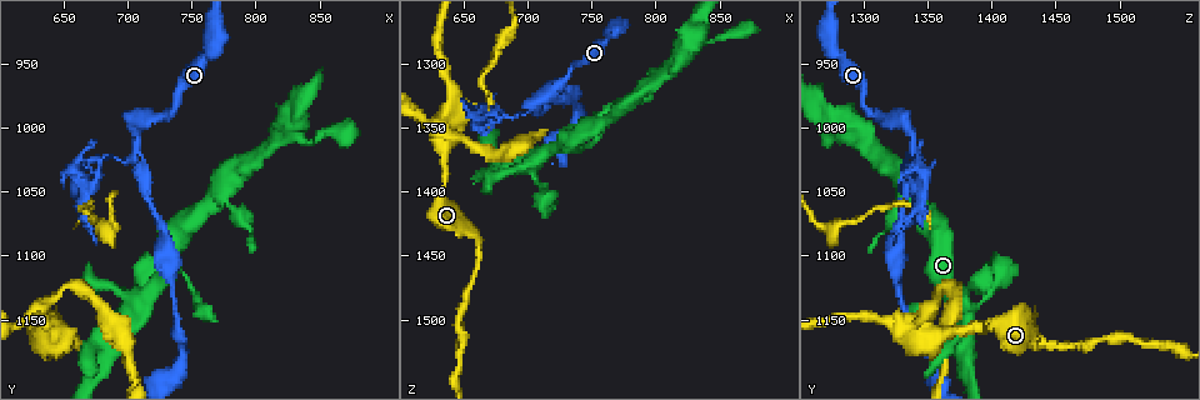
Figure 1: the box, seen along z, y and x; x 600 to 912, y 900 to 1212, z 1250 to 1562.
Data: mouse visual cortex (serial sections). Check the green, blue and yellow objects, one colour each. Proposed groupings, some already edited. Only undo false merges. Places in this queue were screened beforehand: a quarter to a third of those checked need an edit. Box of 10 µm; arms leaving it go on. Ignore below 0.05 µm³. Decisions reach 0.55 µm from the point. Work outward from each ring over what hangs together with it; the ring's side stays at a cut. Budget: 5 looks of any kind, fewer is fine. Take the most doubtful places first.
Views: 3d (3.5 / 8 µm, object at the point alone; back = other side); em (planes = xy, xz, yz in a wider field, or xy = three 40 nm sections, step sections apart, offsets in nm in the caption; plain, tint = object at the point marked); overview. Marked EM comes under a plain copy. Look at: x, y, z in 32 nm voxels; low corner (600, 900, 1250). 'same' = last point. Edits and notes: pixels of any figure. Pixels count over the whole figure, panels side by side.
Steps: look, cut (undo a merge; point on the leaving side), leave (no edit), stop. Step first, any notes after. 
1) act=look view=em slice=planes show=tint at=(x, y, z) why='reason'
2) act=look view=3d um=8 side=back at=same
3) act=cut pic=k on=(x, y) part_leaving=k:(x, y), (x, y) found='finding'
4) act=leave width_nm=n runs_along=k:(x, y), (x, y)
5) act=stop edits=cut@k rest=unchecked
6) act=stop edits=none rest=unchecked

act=look view=3d um=3.5 at=(678, 1026, 1342) why='side arm on a straight run'

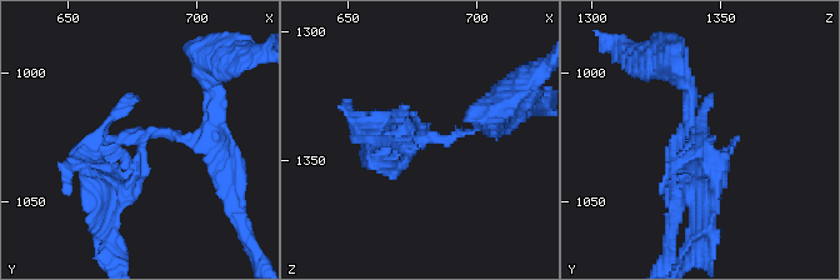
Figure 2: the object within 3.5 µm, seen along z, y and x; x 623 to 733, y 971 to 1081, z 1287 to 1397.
act=leave found='one cell here'

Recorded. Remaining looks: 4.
act=look view=3d um=3.5 at=(636, 1152, 1344) why='four-way junction'

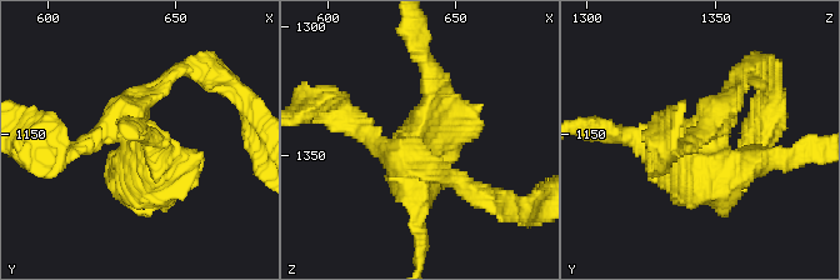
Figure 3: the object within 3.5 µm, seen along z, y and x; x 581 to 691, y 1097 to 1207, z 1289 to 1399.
act=look view=em slice=xy step=3 show=tint at=same why='shape alone is not enough'

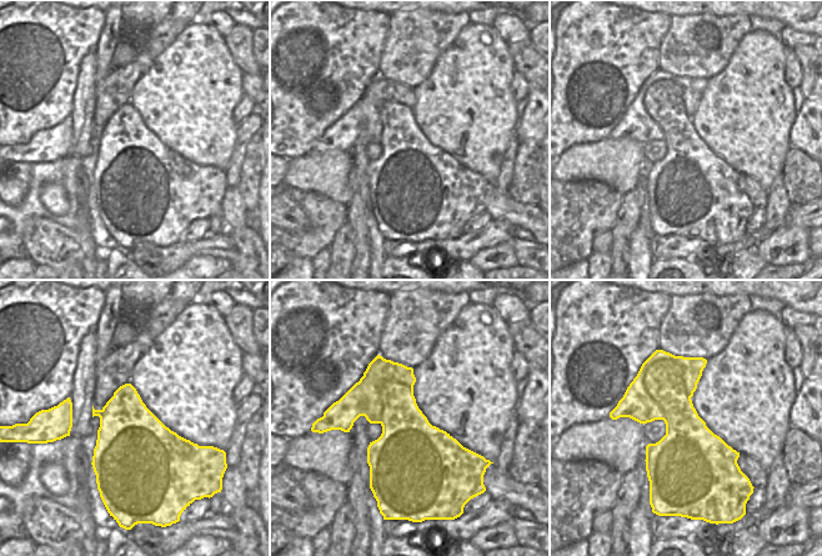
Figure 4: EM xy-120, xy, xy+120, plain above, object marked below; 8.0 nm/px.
act=cut pic=3 on=(355, 133) part_leaving=3:(130, 115), (176, 69), (210, 73) found='two cells meet here'

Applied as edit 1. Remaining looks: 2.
act=stop edits=cut@3 rest=unchecked

